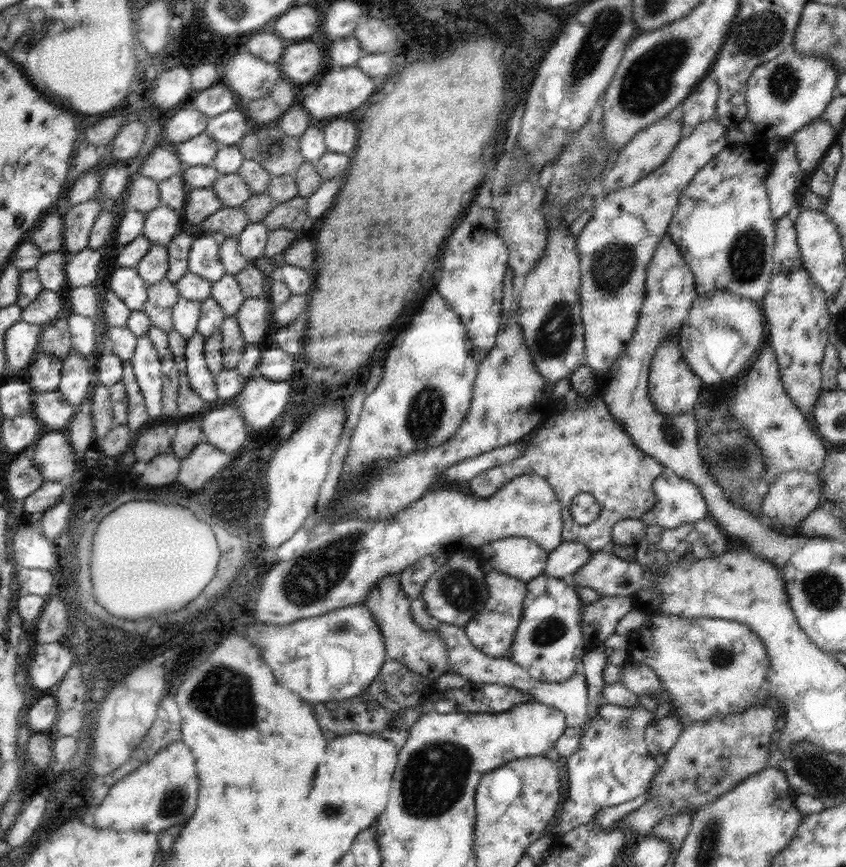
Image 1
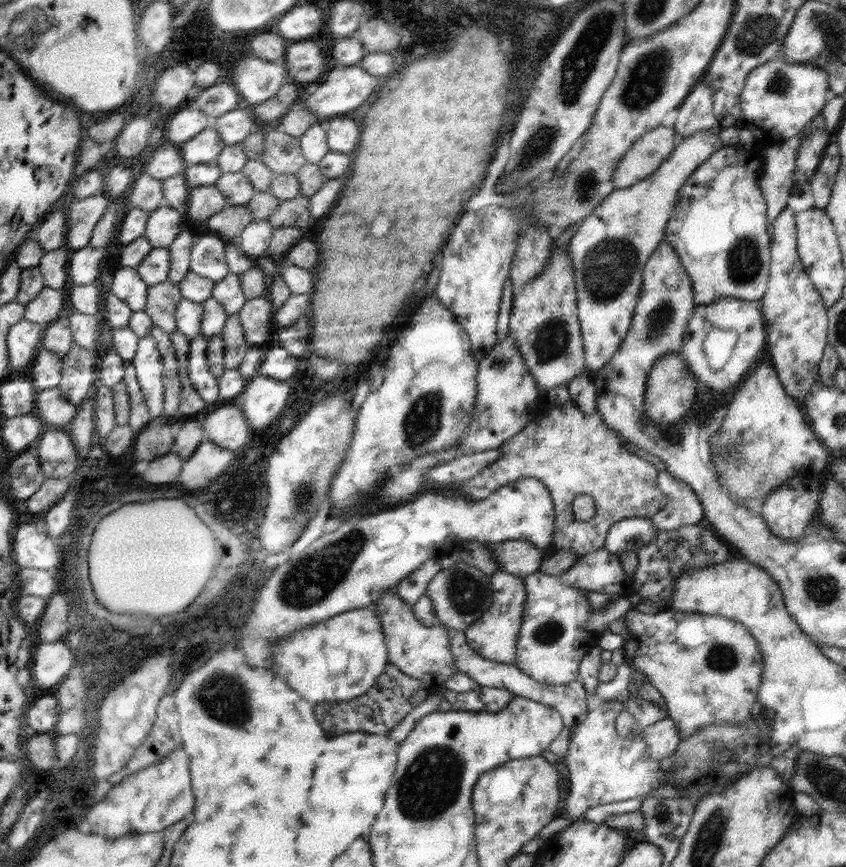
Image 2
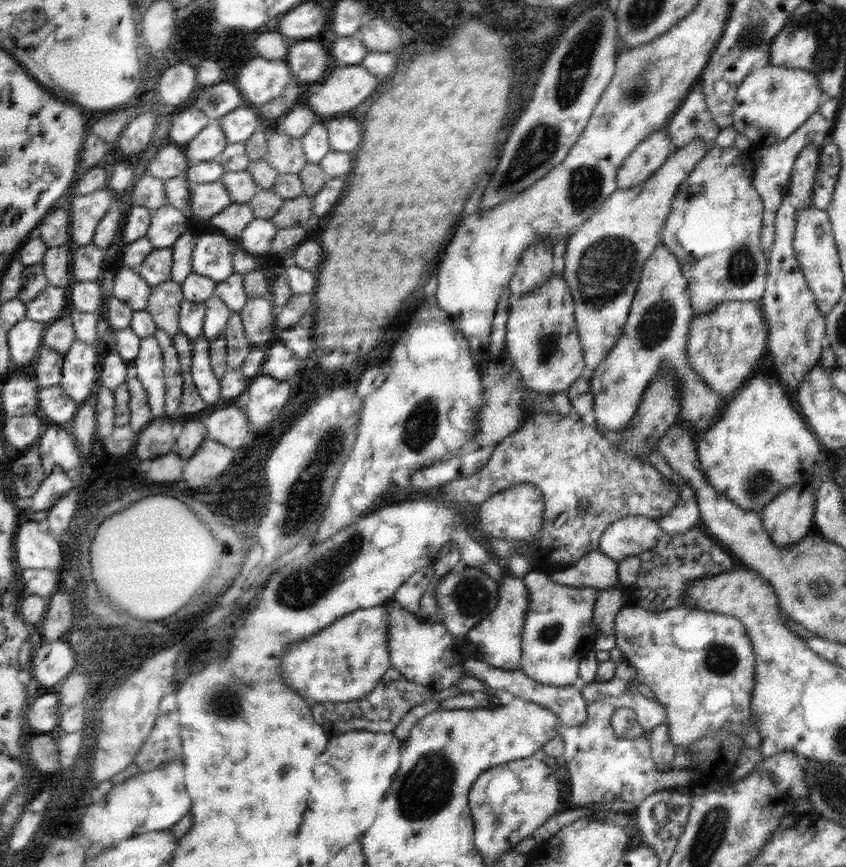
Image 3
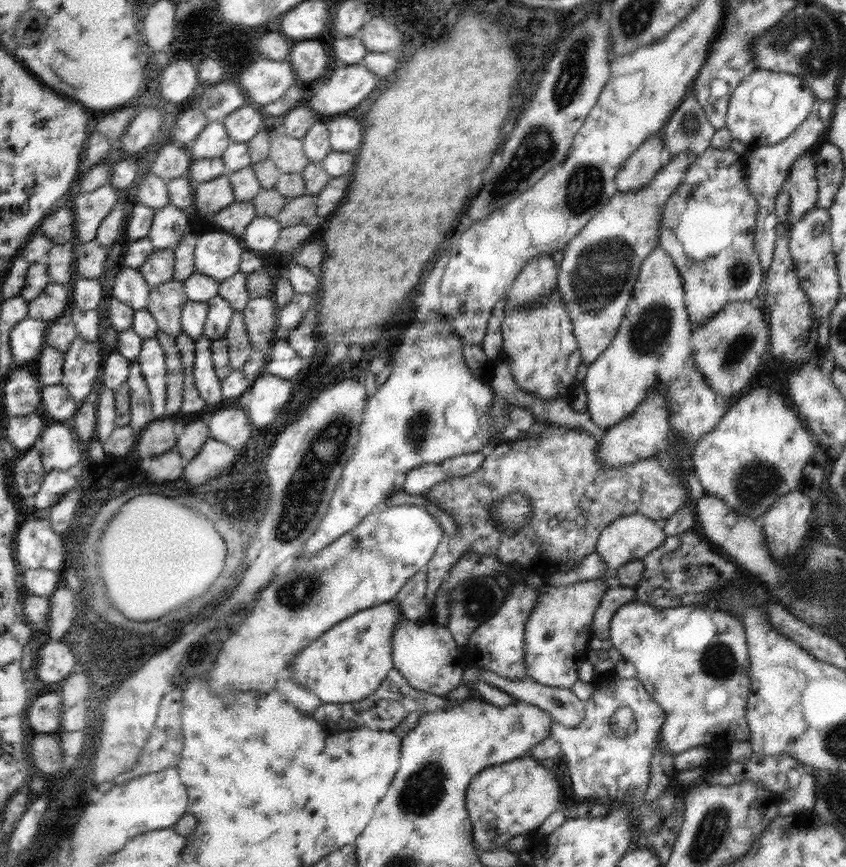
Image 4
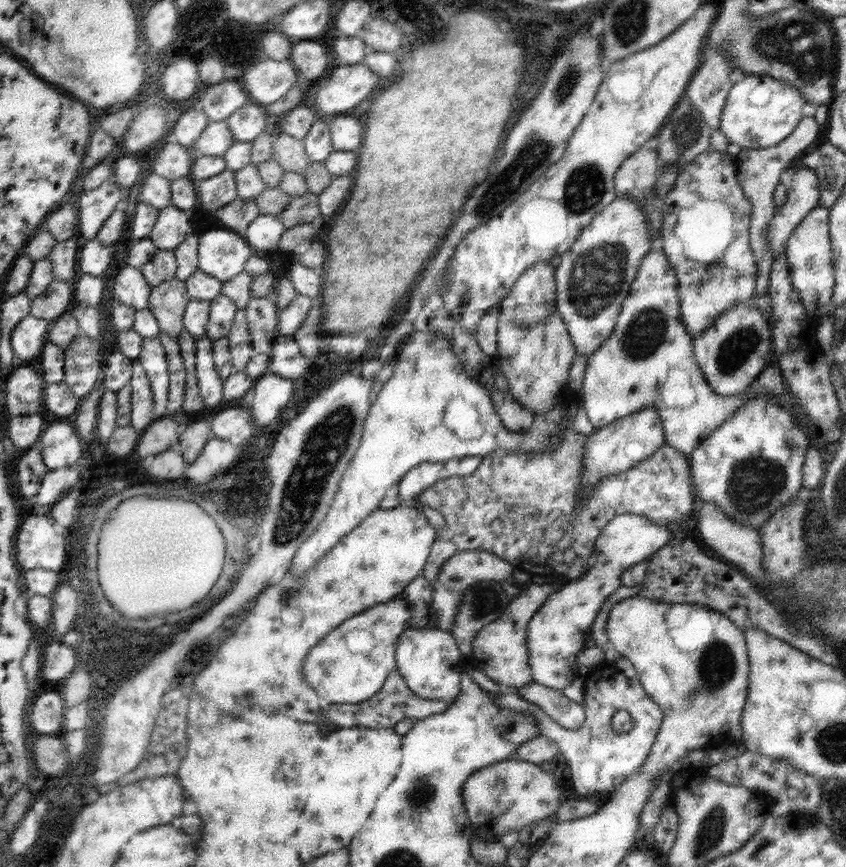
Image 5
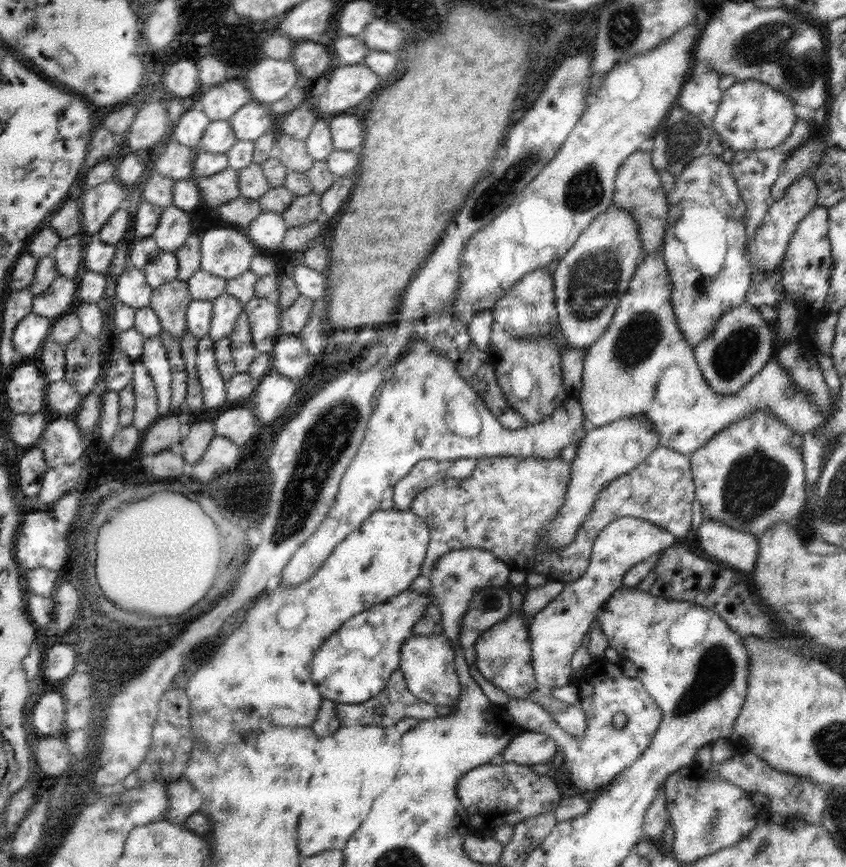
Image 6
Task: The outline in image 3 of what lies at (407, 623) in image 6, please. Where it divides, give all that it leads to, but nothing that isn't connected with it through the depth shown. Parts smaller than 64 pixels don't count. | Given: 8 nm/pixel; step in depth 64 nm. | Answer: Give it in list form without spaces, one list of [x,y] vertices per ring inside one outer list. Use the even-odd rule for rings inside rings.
[[[382,605],[367,609],[356,609],[335,622],[328,624],[325,628],[314,632],[307,638],[292,643],[284,649],[284,655],[280,659],[278,672],[282,674],[284,682],[293,688],[301,697],[313,705],[330,702],[350,702],[363,699],[380,681],[382,675],[391,667],[390,650],[388,646],[388,612]]]

